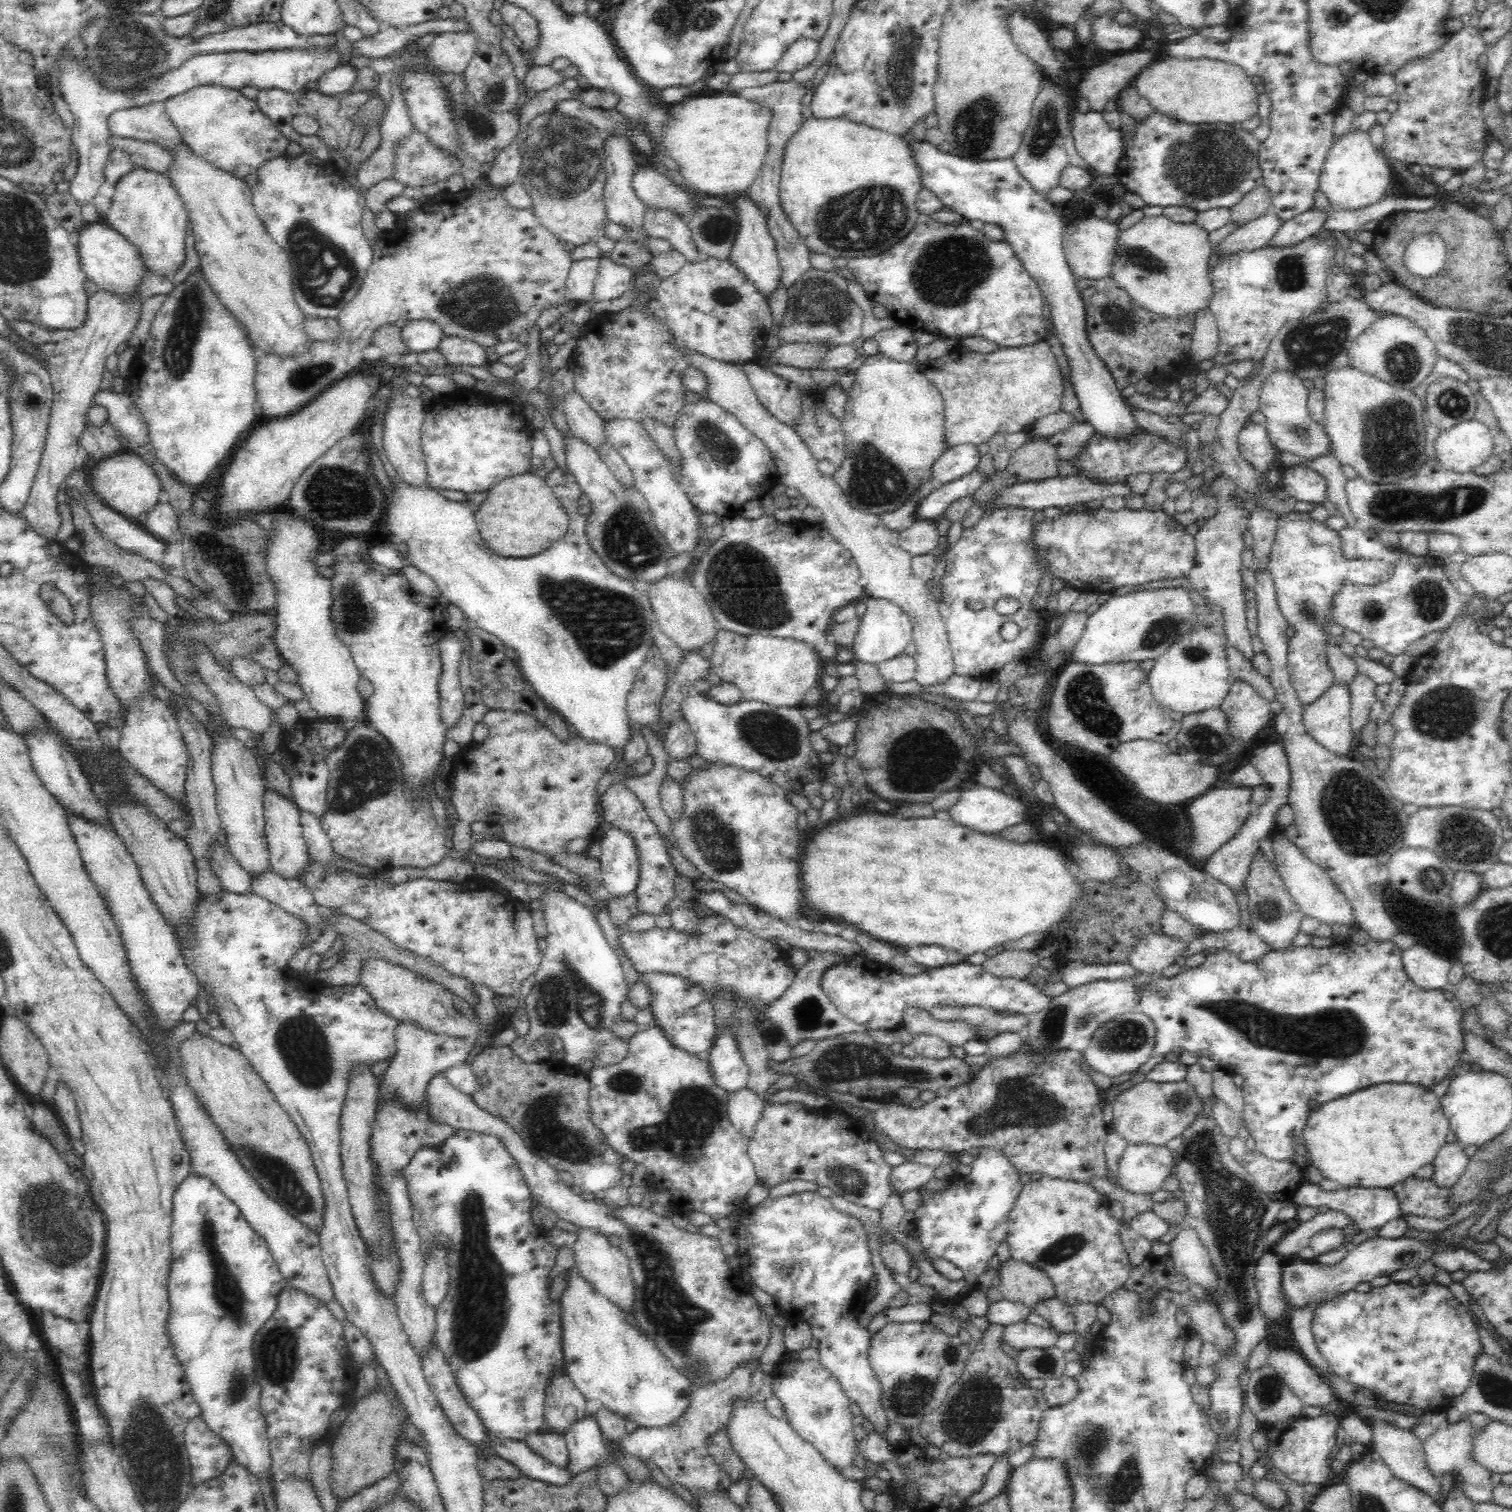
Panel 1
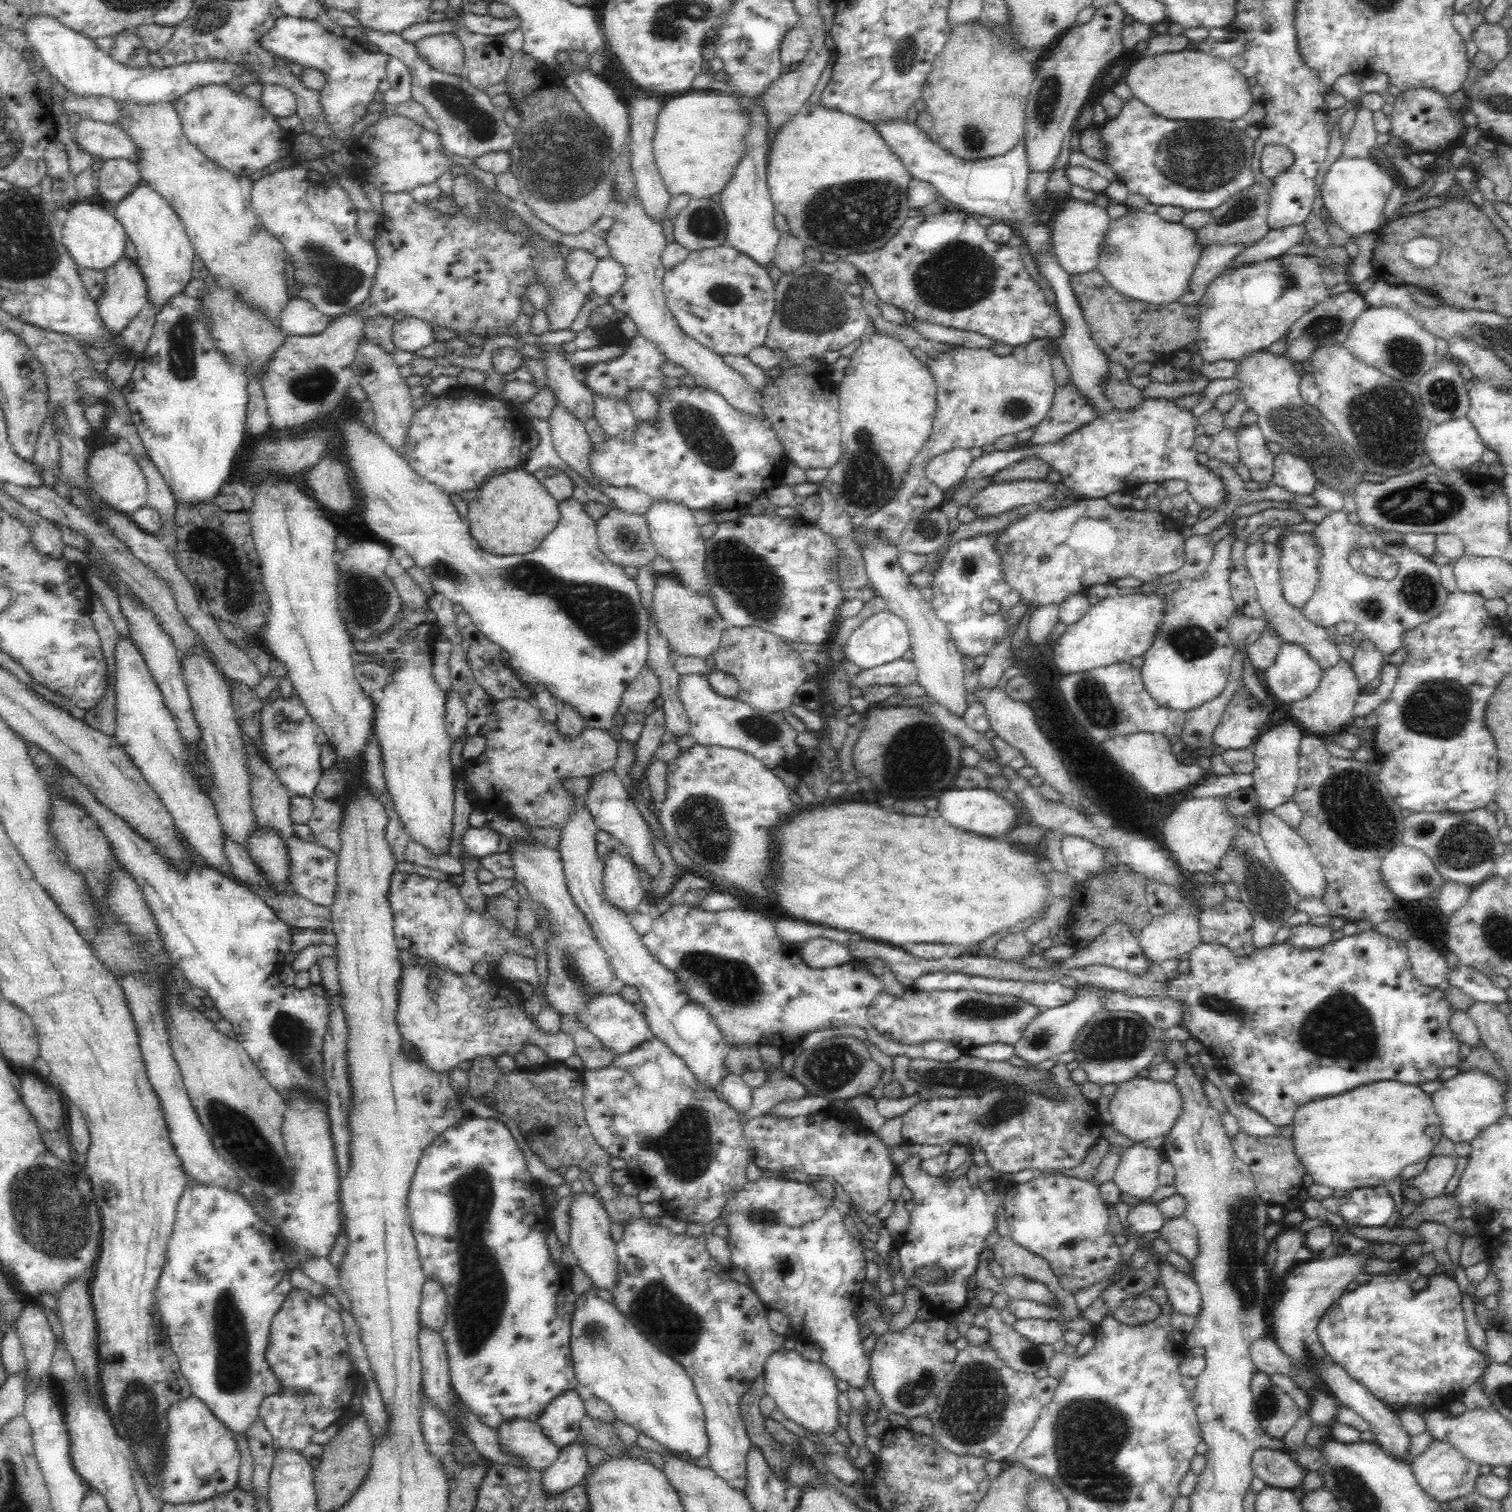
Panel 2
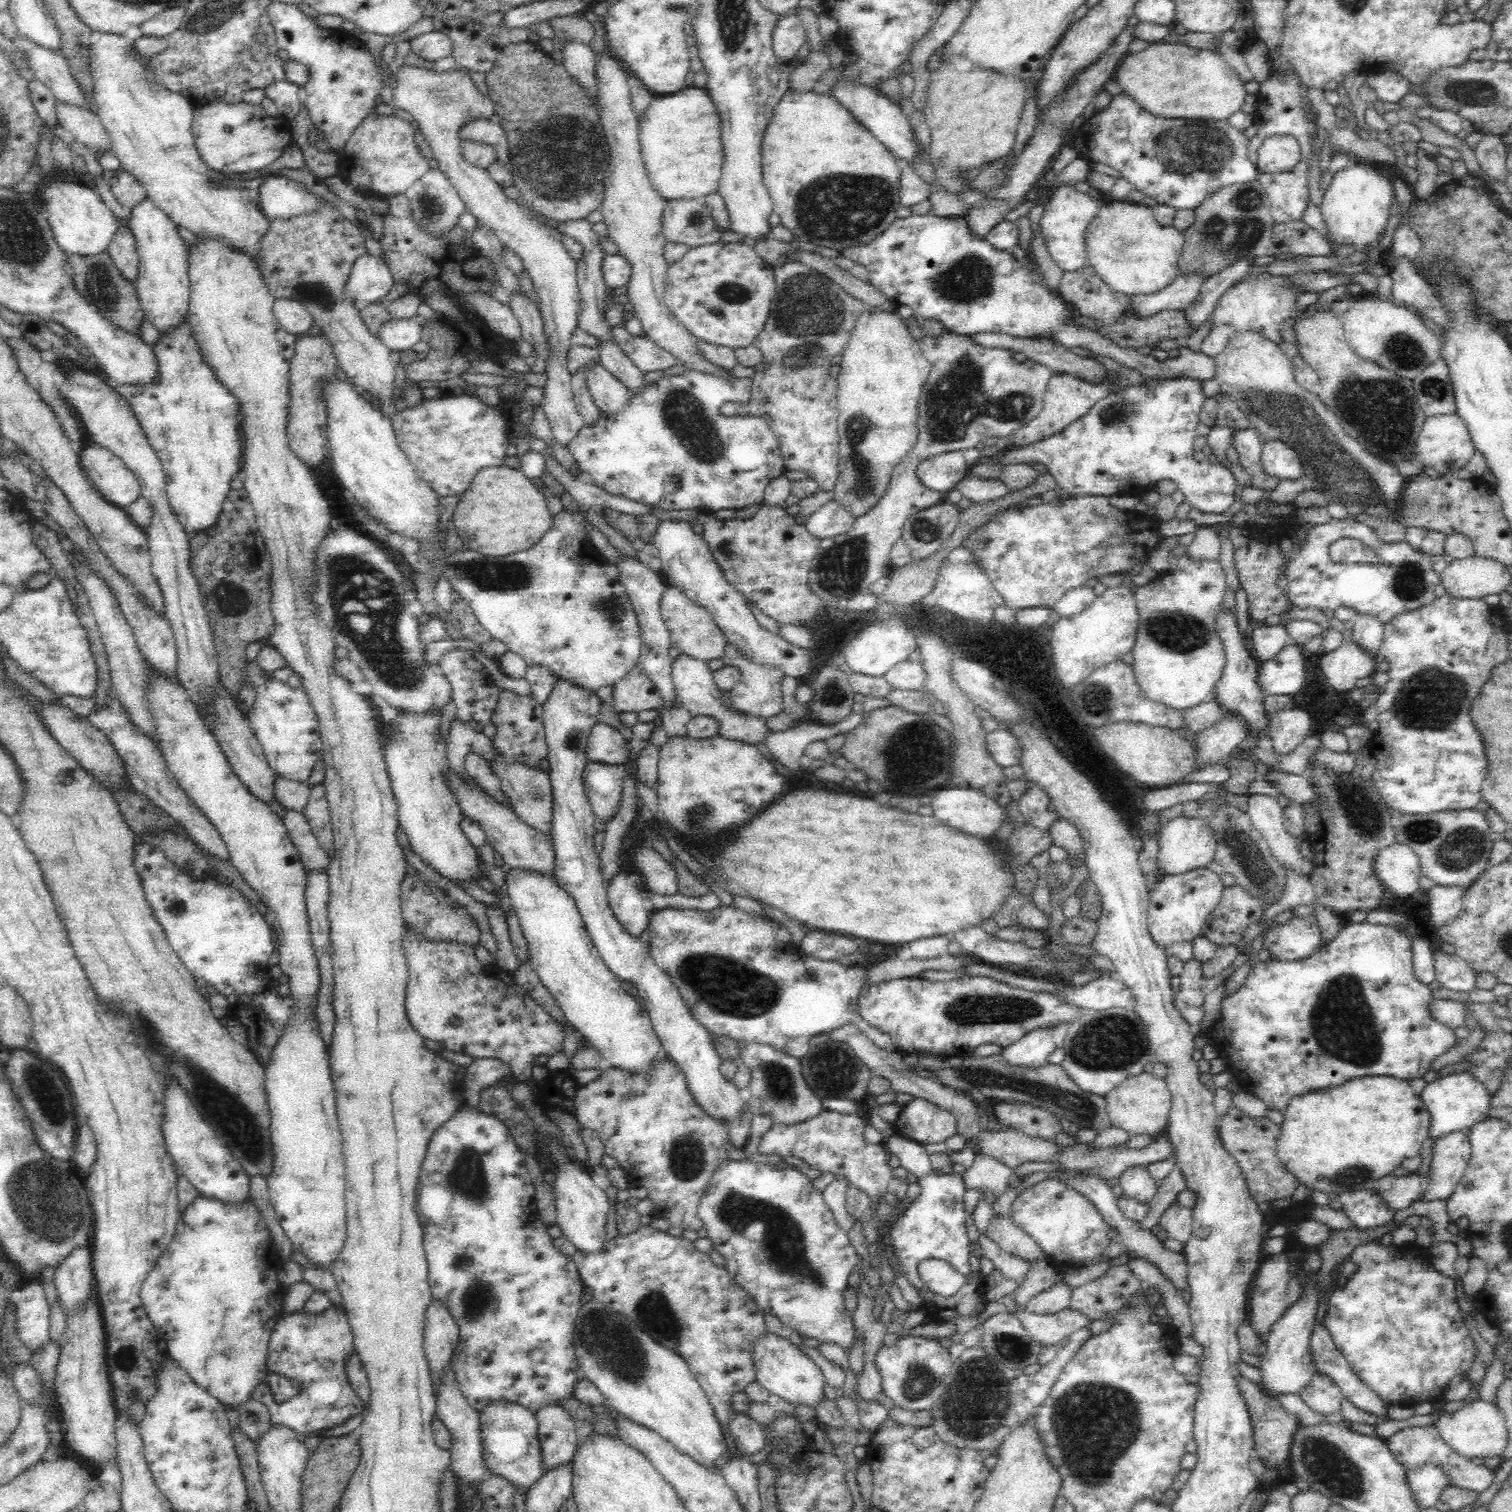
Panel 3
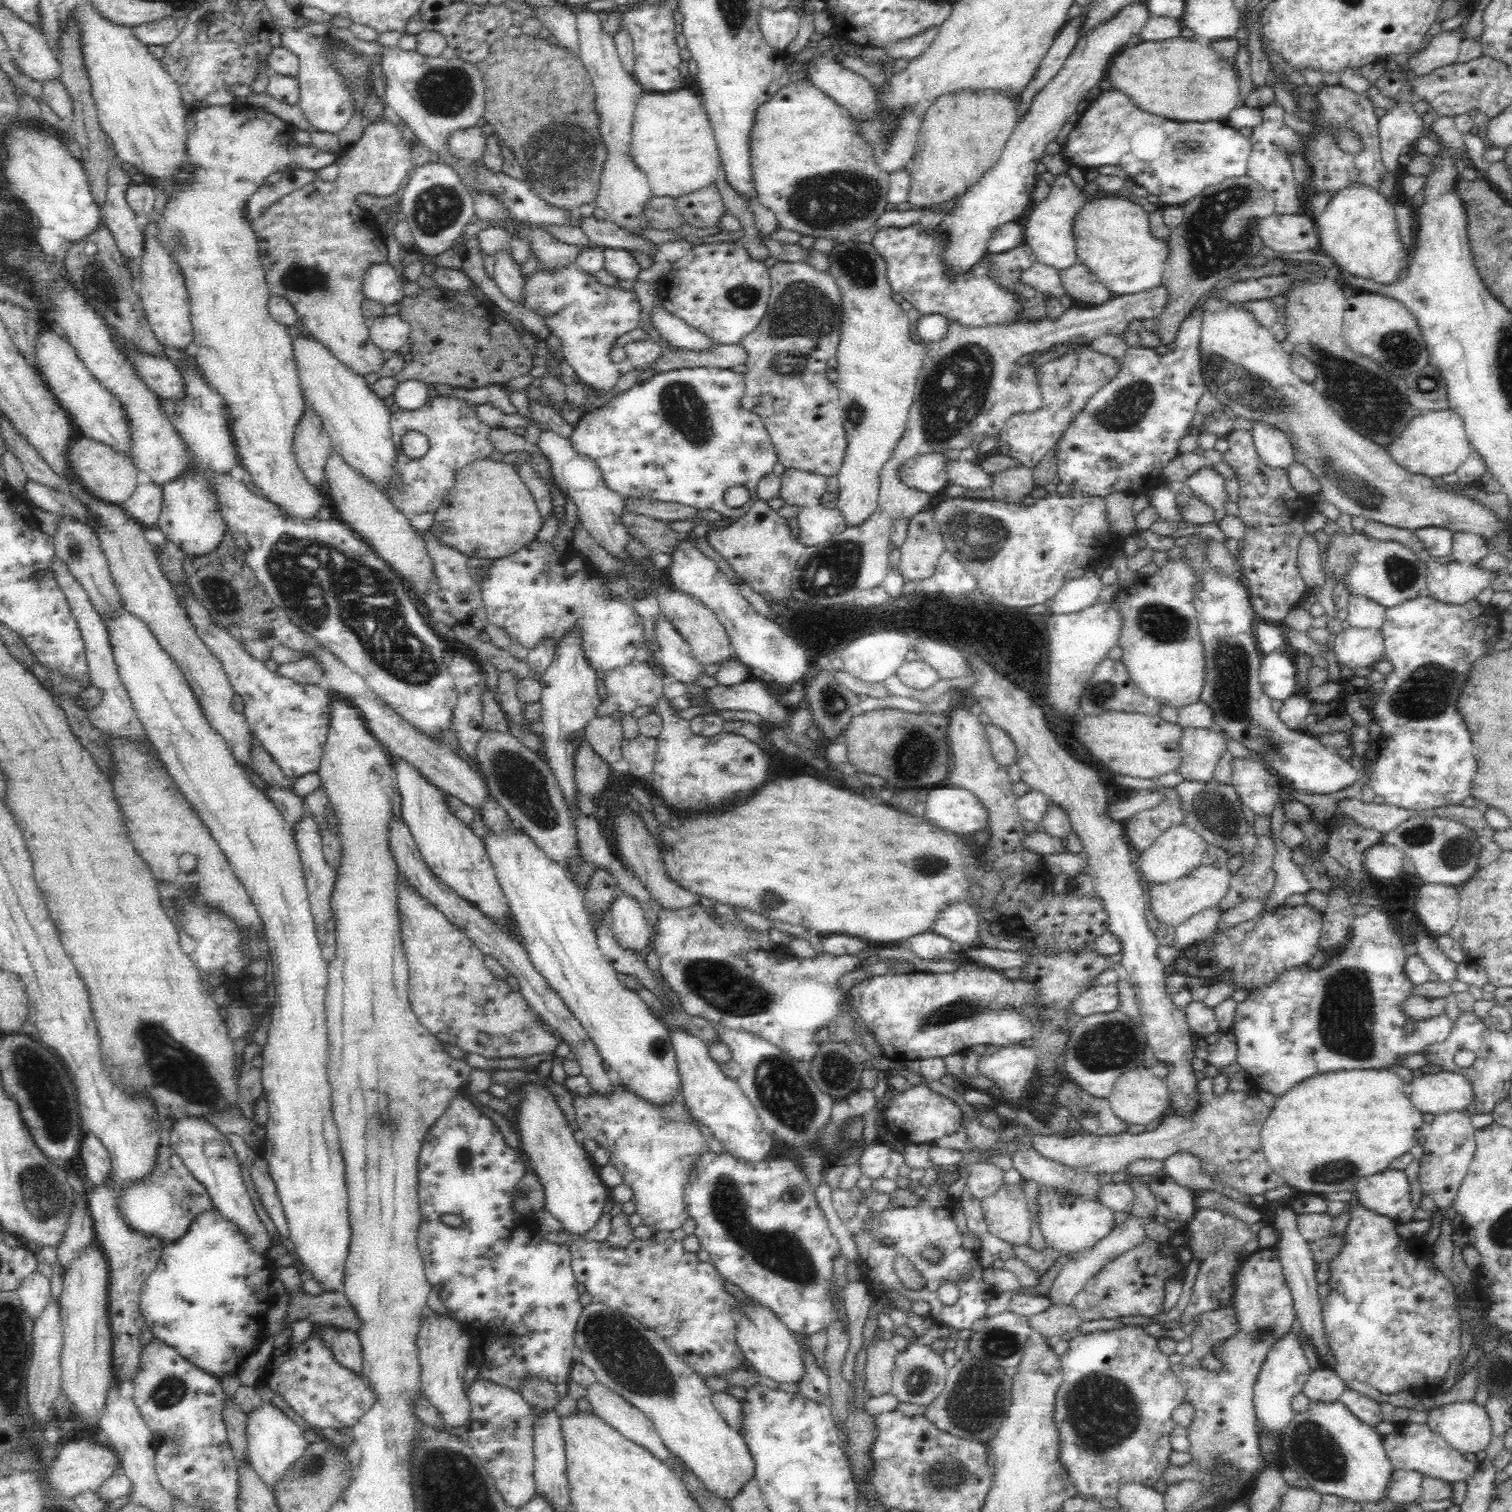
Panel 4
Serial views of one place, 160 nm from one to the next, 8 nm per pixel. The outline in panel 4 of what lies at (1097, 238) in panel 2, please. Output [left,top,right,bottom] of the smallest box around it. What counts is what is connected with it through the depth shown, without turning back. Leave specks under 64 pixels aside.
[1018,174,1090,270]

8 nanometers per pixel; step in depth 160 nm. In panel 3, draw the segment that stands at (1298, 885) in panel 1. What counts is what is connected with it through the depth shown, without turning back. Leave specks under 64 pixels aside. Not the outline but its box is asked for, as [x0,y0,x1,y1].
[1247,794,1314,878]

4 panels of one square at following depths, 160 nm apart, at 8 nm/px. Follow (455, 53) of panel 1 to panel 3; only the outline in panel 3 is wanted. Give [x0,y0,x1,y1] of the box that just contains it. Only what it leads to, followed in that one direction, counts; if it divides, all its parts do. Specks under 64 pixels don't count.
[409,31,453,62]

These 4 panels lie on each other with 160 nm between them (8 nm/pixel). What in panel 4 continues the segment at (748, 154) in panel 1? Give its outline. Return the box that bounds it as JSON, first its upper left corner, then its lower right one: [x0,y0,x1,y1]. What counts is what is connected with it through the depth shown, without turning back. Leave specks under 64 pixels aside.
[629,90,721,196]

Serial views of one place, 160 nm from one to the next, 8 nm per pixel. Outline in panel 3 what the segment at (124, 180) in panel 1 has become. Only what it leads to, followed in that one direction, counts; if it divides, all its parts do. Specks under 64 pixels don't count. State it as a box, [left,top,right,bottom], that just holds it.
[128,198,190,333]

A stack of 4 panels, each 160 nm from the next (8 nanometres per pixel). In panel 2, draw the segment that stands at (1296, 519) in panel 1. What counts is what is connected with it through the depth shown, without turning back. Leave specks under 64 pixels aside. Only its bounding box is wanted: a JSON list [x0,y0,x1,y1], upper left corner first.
[1260,522,1398,703]

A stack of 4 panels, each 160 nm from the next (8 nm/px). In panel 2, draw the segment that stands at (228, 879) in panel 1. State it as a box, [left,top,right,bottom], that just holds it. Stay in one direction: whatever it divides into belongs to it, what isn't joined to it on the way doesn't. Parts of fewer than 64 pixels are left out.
[115,637,235,879]

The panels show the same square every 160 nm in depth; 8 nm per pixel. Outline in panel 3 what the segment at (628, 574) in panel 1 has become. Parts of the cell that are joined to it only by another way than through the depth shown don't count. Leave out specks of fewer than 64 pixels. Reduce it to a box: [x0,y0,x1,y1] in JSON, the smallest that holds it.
[391,64,585,447]

